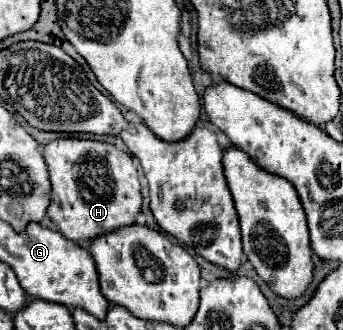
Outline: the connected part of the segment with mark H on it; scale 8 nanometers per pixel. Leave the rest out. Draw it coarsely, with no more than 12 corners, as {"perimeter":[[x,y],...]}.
{"perimeter":[[104,141],[44,147],[48,217],[74,243],[136,223],[134,159]]}

